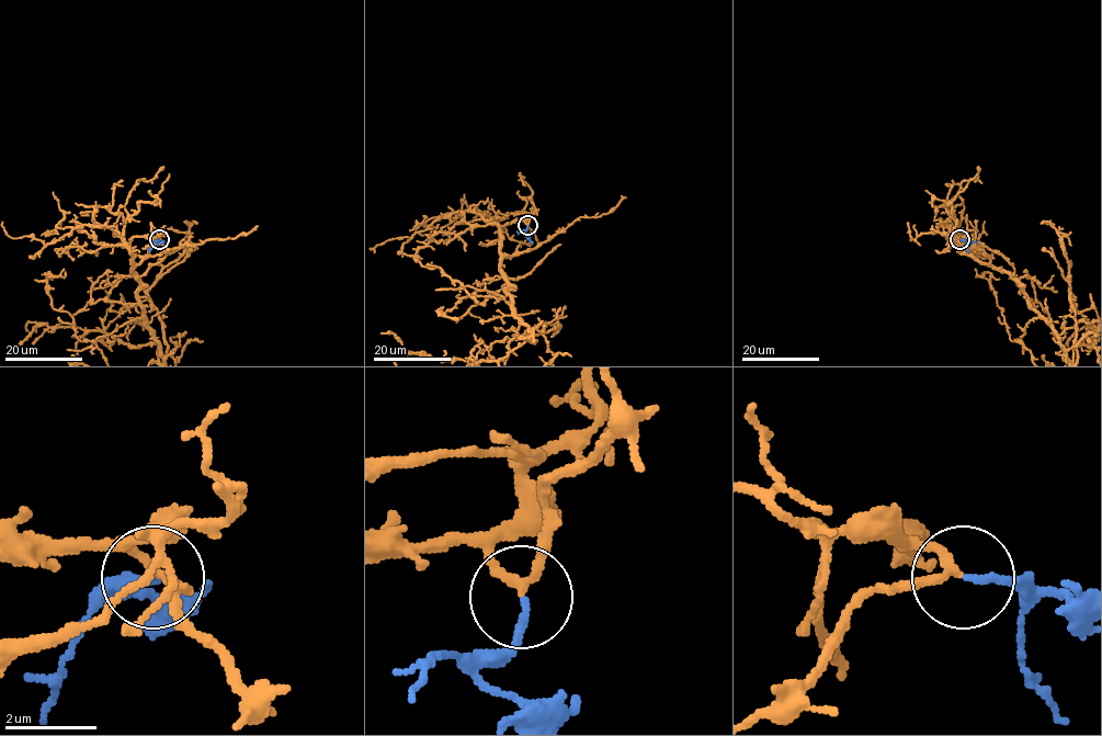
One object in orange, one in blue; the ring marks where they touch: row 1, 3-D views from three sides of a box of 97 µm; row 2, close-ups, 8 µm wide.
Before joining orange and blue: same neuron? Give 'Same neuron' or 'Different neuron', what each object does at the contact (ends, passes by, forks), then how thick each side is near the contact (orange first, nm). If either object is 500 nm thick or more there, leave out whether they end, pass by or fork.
Same neuron. At the ring orange passes by. At the ring blue ends. Thickness 160 nm (orange) against 150 nm

